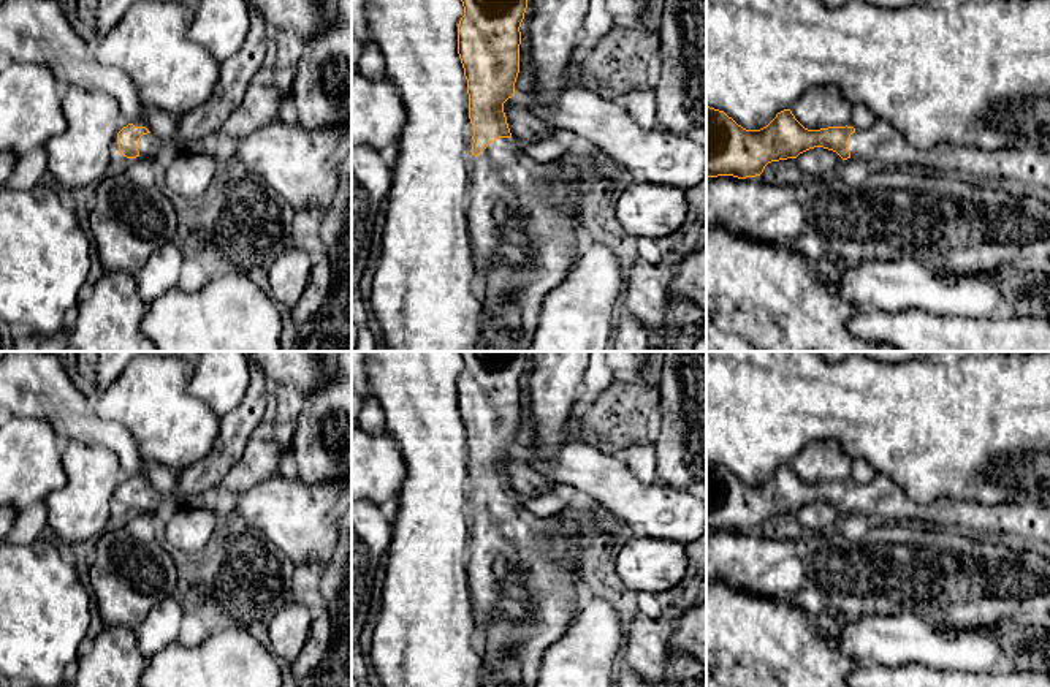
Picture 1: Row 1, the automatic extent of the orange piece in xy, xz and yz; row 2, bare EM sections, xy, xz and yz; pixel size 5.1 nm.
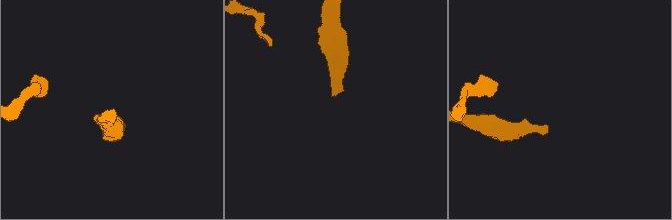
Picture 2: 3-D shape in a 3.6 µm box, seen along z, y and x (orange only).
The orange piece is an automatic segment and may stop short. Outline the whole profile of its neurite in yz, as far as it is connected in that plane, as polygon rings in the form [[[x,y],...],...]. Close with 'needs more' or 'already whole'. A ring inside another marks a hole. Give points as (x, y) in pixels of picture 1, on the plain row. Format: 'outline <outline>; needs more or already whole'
outline [[[706,459],[706,532],[760,530],[771,516],[797,513],[824,502],[843,514],[858,513],[871,521],[928,524],[938,529],[1021,535],[1050,543],[1050,507],[1034,502],[979,502],[938,497],[917,502],[890,476],[877,473],[866,484],[854,481],[805,483],[784,464],[760,484],[746,484],[724,465]]]; needs more

